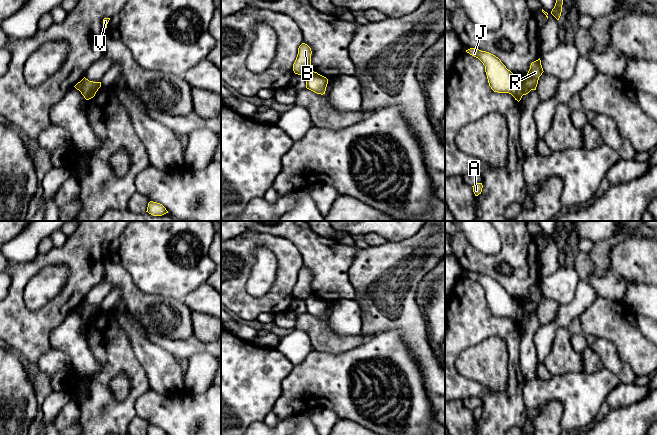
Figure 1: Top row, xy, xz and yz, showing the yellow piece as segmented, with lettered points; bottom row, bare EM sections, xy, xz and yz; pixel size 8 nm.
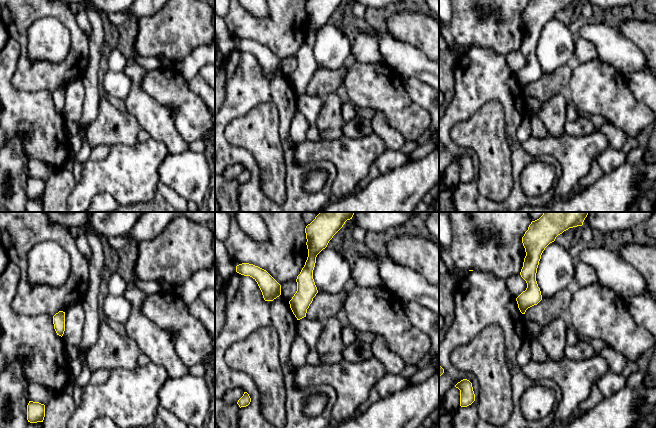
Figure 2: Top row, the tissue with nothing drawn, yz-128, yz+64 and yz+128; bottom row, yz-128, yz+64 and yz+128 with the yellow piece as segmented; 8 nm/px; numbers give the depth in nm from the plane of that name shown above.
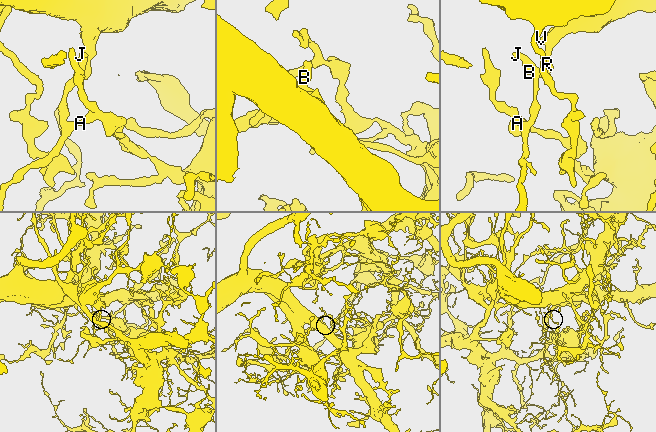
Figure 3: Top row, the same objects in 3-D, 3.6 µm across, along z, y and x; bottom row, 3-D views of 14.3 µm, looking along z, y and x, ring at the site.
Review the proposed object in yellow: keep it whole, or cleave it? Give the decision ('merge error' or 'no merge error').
merge error

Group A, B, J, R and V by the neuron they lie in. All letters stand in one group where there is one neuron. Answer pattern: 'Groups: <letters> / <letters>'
Groups: A B J / R V

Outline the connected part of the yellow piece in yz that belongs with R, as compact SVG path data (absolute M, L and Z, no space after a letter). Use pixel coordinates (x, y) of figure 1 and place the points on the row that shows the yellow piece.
M540 58L531 63L527 76L521 80L523 84L523 95L528 94L531 90L536 90L539 77L543 72Z

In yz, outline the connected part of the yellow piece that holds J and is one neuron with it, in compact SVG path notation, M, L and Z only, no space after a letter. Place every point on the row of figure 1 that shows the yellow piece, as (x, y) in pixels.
M470 48L466 52L483 63L489 86L494 92L509 93L518 102L521 100L523 96L522 81L518 80L498 57L476 48Z

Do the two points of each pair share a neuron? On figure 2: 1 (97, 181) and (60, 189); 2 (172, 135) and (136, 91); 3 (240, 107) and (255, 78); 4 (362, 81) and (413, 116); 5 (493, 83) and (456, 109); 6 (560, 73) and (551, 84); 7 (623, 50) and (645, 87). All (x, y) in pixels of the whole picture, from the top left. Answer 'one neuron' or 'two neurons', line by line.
1: two neurons
2: one neuron
3: one neuron
4: one neuron
5: one neuron
6: one neuron
7: two neurons

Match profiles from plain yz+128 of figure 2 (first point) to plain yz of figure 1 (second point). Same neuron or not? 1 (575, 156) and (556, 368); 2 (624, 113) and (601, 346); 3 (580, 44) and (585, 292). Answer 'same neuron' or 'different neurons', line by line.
1: different neurons
2: different neurons
3: different neurons

